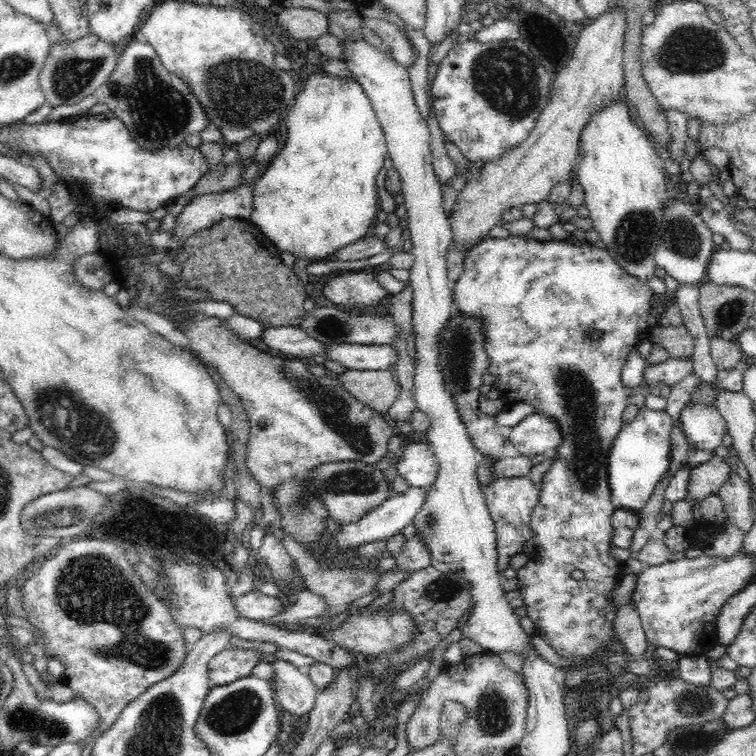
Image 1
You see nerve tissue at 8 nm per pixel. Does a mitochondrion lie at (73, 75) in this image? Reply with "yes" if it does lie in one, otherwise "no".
yes

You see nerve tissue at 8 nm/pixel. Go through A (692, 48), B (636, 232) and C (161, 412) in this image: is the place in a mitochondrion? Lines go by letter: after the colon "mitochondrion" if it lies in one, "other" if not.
A: mitochondrion
B: mitochondrion
C: other

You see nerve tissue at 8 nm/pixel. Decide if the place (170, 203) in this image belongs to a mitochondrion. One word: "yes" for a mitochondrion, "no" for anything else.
no

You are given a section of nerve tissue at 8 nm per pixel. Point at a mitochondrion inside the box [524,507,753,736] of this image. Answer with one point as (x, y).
(690, 702)

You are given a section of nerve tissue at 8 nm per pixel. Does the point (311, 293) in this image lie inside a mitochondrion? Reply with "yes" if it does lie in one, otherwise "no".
no

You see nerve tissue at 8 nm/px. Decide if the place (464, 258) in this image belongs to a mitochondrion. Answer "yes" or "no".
no

